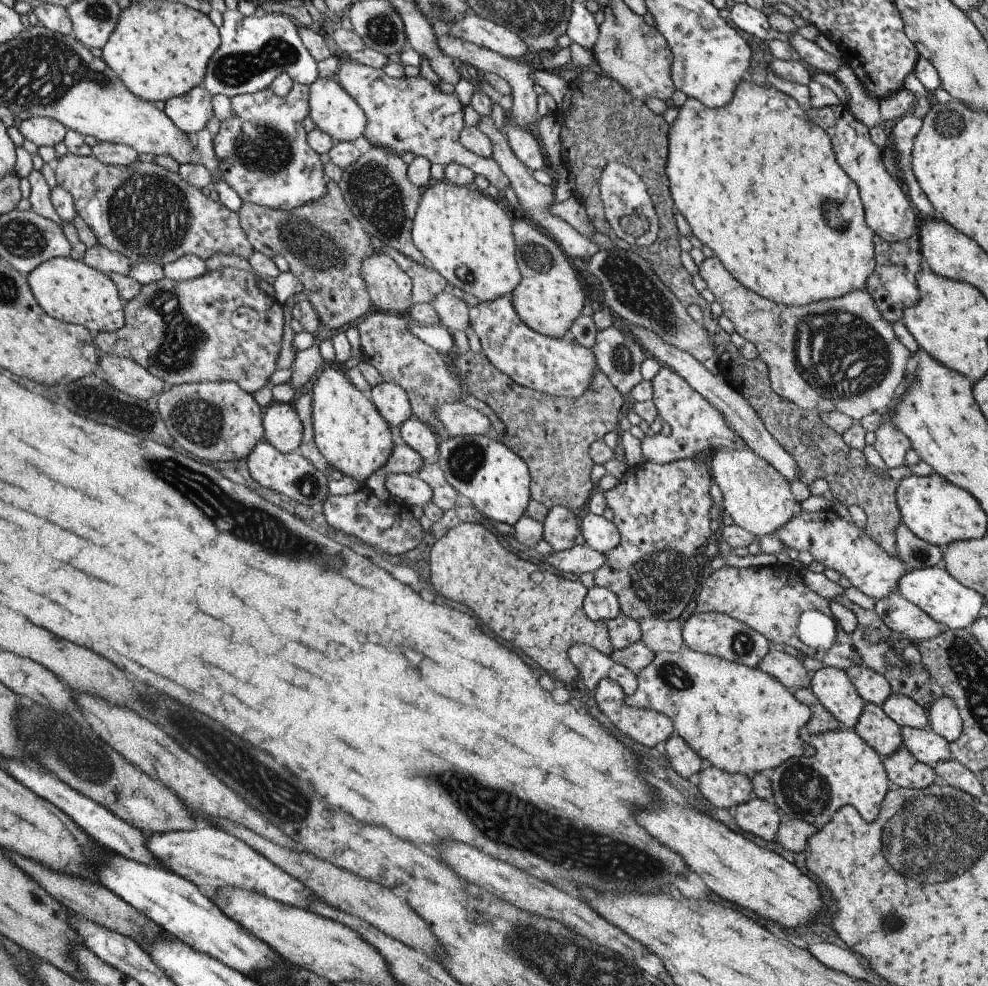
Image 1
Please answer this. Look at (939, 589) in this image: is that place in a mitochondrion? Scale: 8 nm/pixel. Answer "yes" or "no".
no

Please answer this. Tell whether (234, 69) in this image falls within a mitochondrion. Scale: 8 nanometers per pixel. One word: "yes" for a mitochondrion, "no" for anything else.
yes

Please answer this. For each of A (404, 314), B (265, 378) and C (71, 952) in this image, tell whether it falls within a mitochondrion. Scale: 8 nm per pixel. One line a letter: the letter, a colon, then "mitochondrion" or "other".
A: other
B: other
C: other

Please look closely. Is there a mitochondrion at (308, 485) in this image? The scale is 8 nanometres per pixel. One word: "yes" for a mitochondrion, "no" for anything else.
yes

